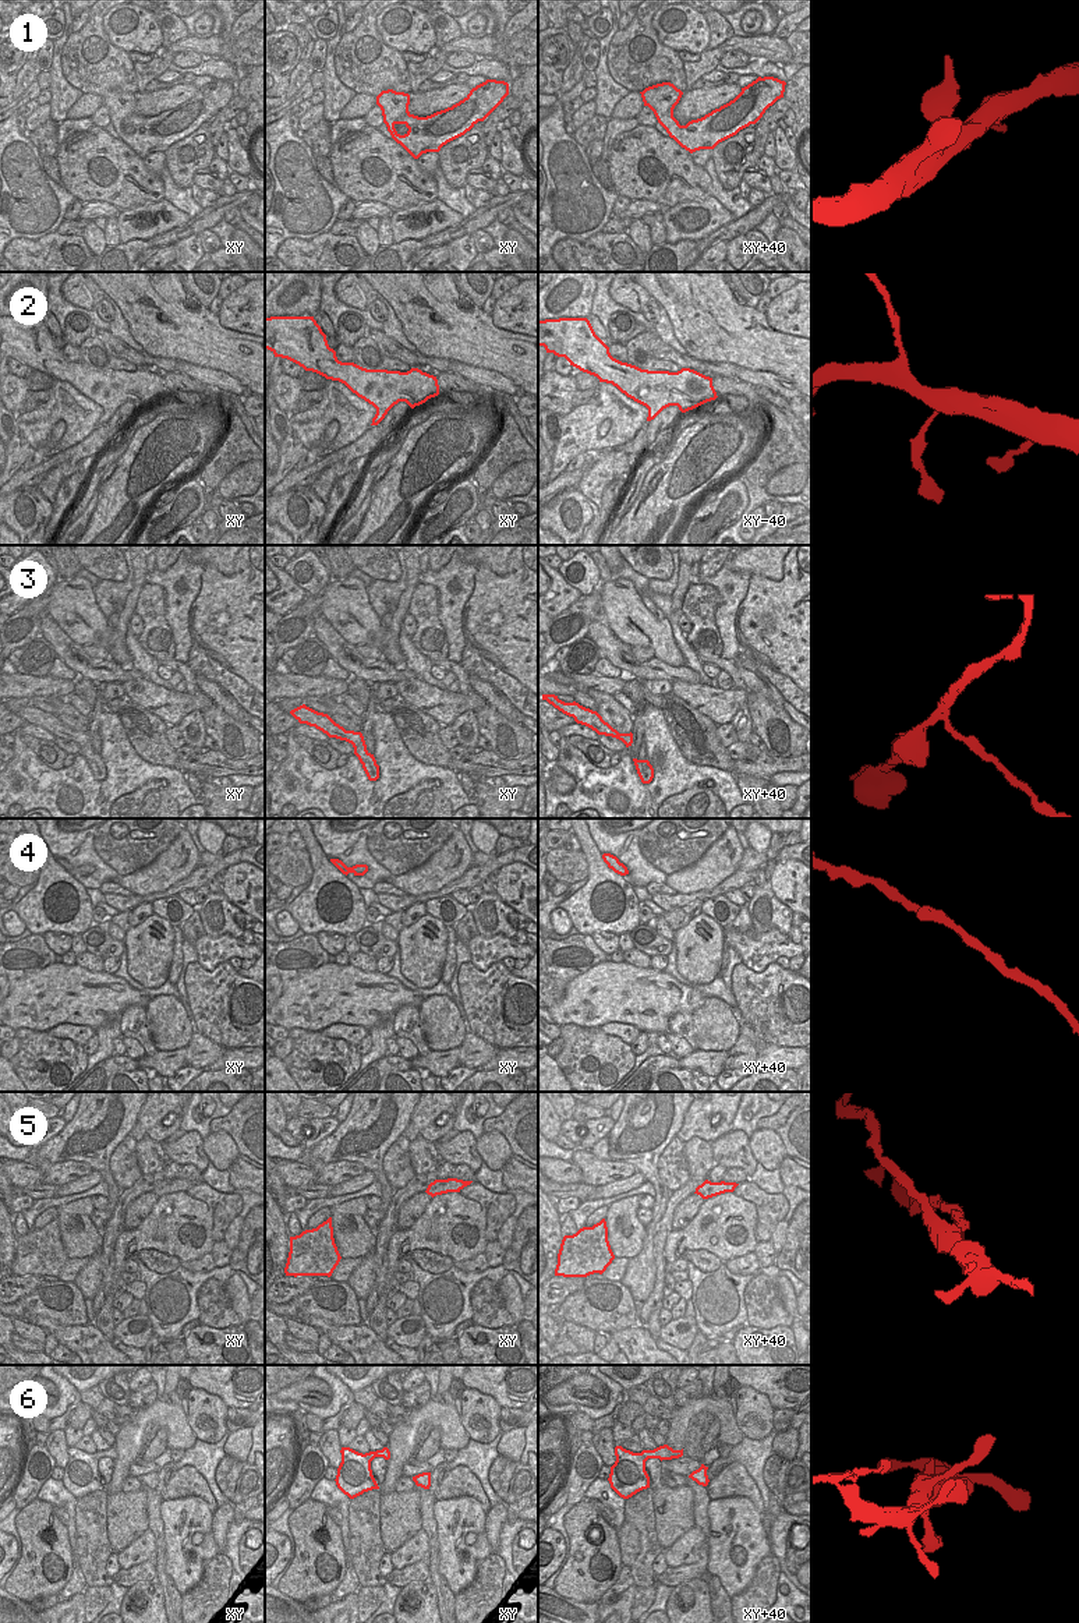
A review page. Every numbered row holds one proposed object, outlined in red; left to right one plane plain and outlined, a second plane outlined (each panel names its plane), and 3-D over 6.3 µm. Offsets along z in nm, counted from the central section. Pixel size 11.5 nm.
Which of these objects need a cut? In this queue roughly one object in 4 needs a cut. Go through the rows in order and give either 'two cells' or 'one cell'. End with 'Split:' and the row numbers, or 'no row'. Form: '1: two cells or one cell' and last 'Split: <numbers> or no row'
1: one cell
2: one cell
3: one cell
4: one cell
5: two cells
6: one cell
Split: 5

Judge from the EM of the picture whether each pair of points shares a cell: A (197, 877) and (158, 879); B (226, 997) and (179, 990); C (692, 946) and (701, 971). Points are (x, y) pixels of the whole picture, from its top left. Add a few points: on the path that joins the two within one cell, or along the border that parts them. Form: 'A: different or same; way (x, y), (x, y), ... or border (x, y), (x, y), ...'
A: different; border (198, 865), (187, 876), (155, 893)
B: different; border (197, 961), (184, 976), (194, 1024)
C: same; way (697, 951), (700, 965)

